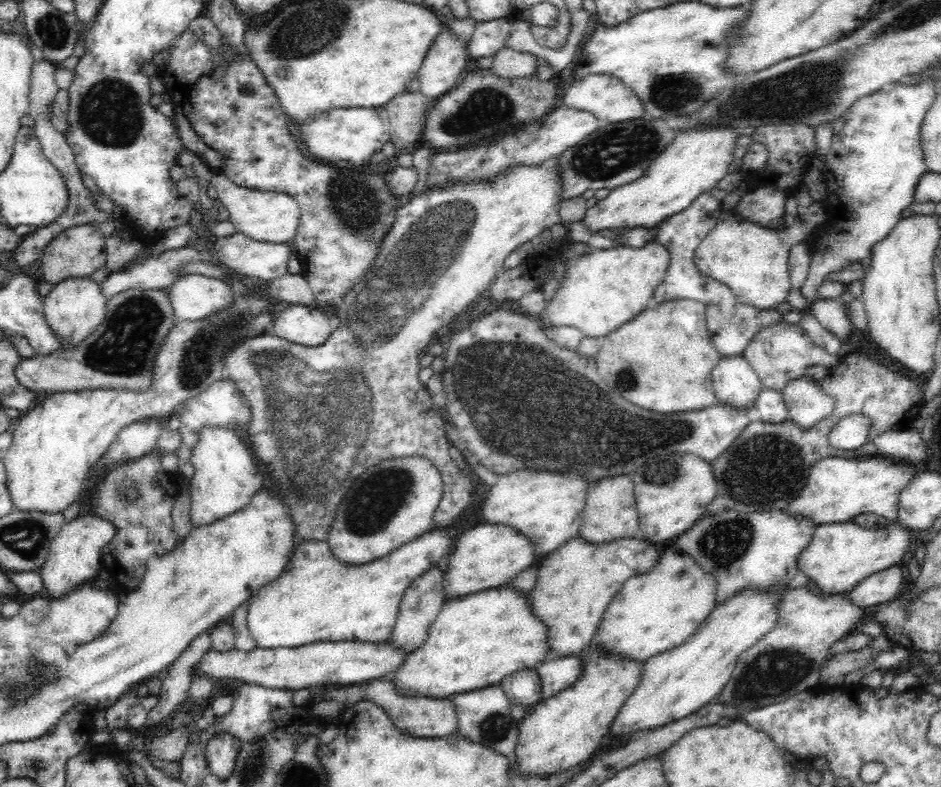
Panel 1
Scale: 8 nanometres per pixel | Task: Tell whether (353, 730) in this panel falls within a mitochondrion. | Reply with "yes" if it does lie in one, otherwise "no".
no

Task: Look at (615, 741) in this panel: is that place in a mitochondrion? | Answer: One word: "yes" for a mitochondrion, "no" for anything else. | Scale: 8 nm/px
no

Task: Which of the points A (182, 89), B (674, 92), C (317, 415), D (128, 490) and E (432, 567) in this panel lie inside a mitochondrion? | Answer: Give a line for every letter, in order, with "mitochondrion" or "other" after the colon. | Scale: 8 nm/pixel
A: other
B: mitochondrion
C: mitochondrion
D: mitochondrion
E: other

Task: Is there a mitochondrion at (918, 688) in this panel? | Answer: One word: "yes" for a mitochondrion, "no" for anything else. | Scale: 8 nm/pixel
no

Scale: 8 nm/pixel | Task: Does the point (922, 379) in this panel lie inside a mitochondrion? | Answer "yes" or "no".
no

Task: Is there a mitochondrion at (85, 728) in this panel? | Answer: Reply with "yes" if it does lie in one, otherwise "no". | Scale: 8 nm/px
no

